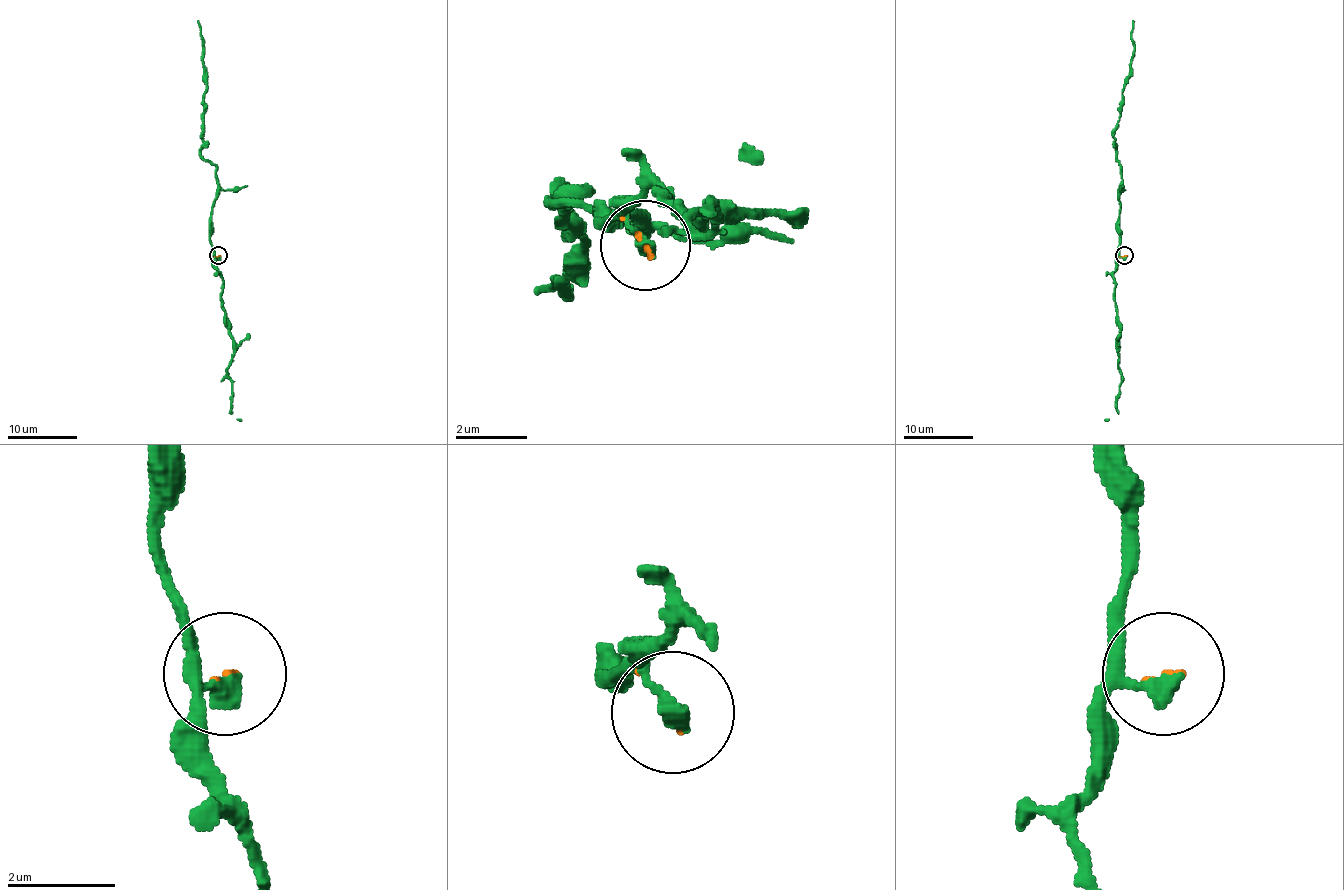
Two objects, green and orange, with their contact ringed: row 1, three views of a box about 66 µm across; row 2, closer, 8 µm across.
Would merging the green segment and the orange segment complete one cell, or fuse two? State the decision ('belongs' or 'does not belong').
does not belong

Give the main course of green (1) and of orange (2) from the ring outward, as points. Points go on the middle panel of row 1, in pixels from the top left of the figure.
1: (642, 248), (597, 221), (633, 221), (561, 194), (570, 293), (534, 293)
2: (642, 248), (624, 221)

